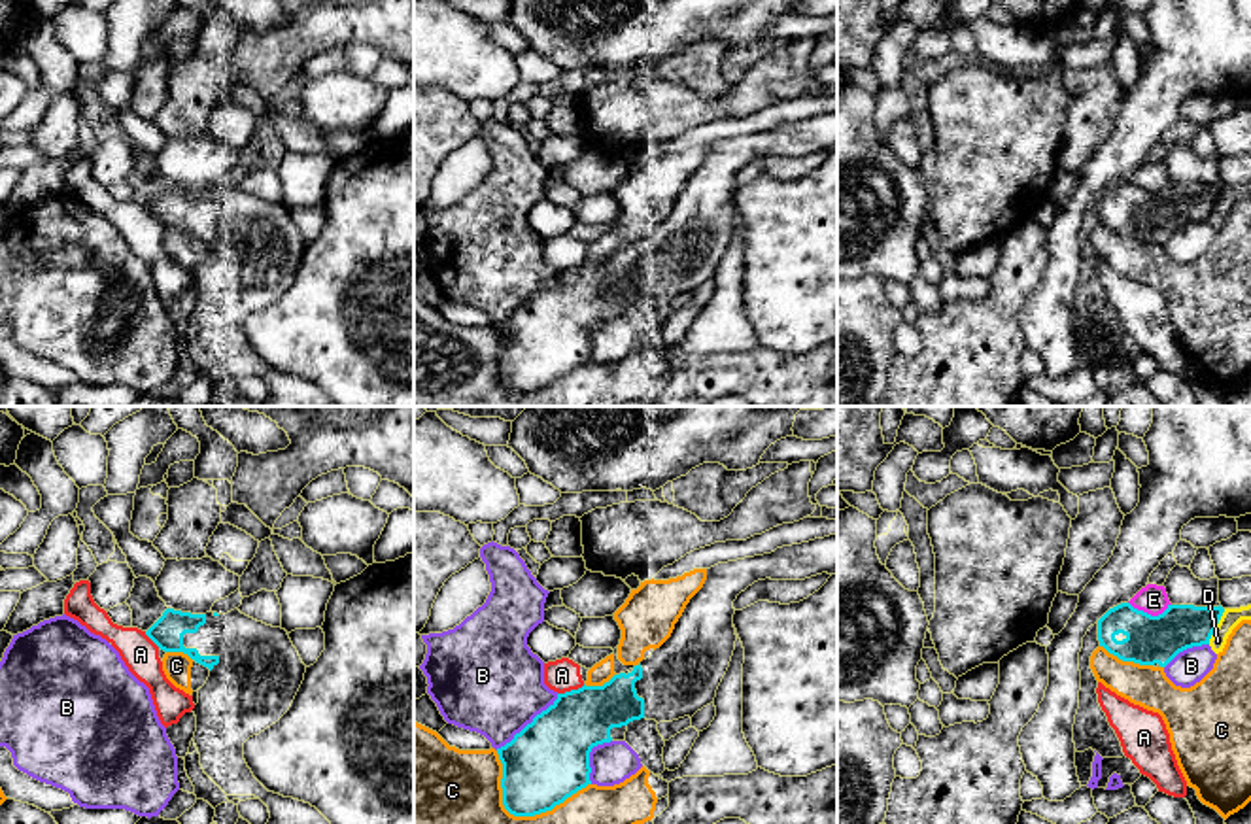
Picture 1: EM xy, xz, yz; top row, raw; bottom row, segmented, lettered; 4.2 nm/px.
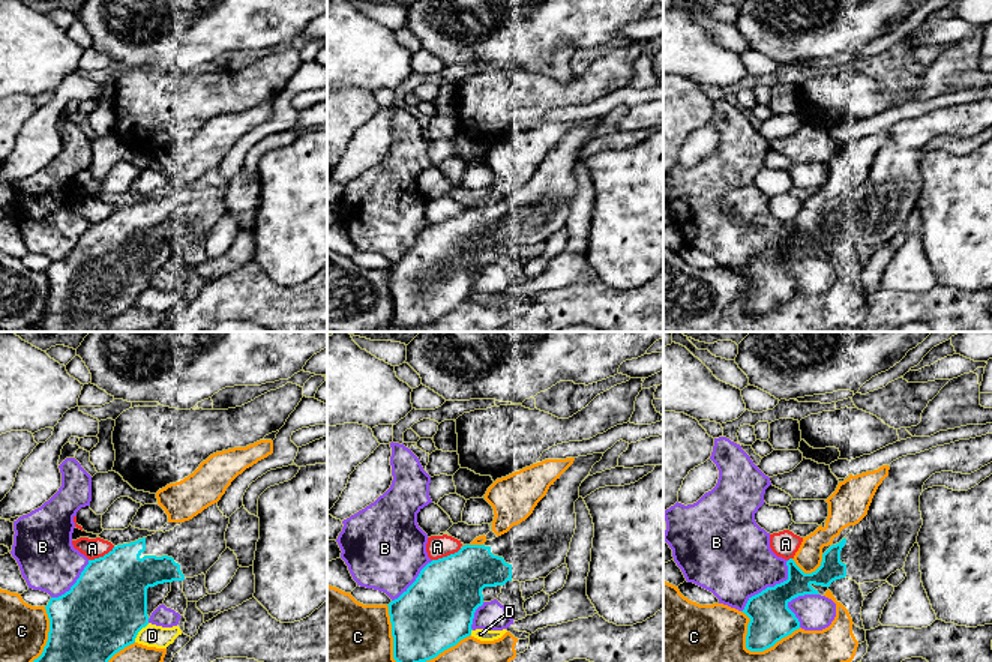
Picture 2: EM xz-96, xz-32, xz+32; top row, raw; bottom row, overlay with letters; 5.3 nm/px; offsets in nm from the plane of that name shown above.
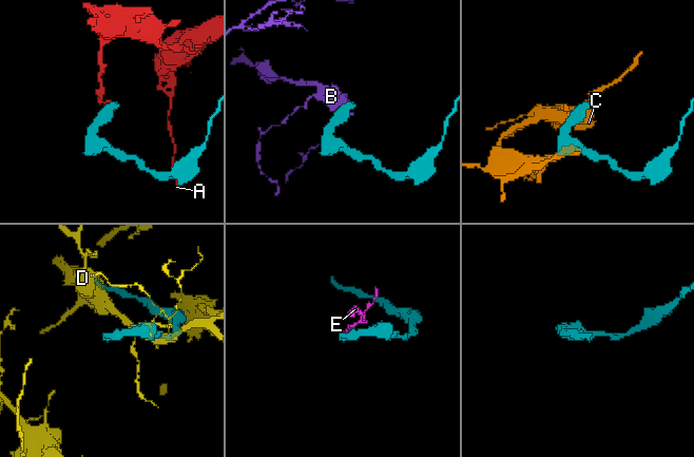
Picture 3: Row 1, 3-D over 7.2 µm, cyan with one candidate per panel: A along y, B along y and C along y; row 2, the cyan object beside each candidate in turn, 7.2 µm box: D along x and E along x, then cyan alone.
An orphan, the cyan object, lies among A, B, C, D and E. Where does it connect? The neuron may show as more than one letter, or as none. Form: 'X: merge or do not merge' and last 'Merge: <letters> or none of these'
A: do not merge
B: do not merge
C: do not merge
D: do not merge
E: do not merge
Merge: none of these

